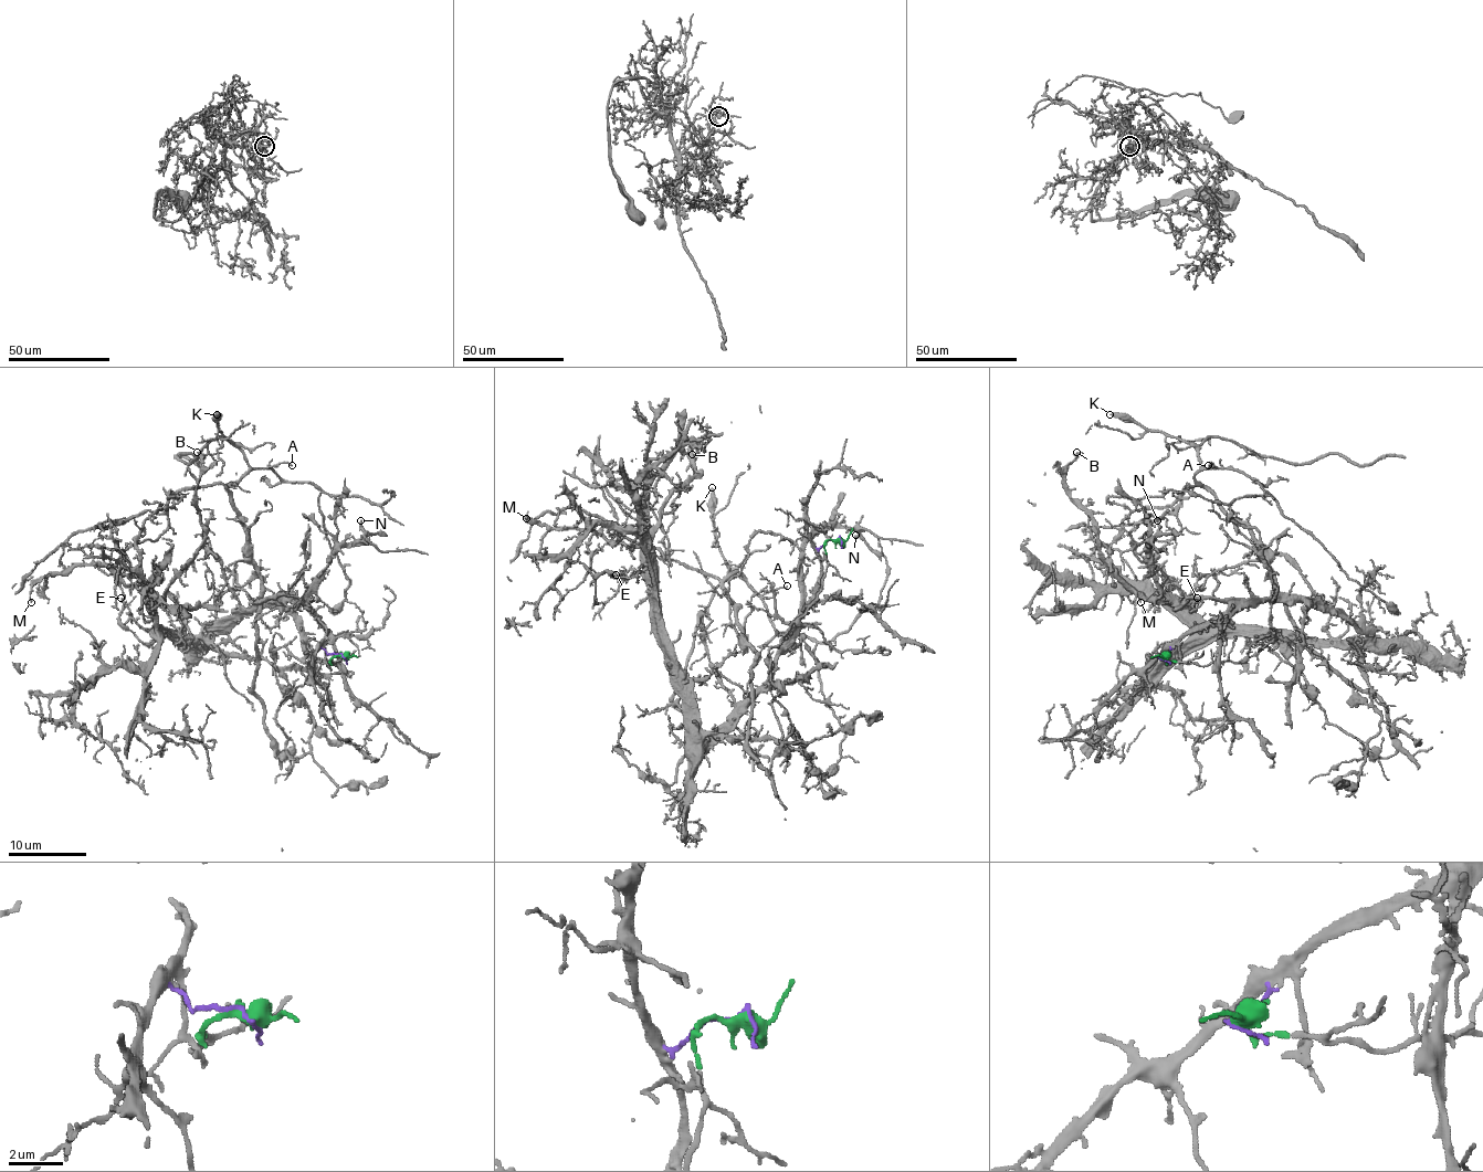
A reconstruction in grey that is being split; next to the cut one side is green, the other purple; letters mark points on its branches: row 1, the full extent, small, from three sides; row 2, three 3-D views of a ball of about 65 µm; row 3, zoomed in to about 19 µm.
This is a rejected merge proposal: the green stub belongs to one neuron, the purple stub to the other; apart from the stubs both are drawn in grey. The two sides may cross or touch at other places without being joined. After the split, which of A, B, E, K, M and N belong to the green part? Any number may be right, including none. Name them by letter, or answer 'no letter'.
A, K

